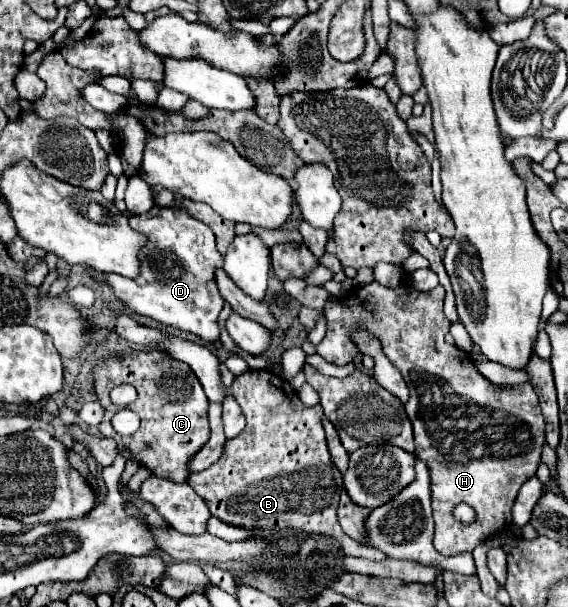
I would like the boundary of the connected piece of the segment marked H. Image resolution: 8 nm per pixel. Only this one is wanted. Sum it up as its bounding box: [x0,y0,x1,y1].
[306,282,546,556]

